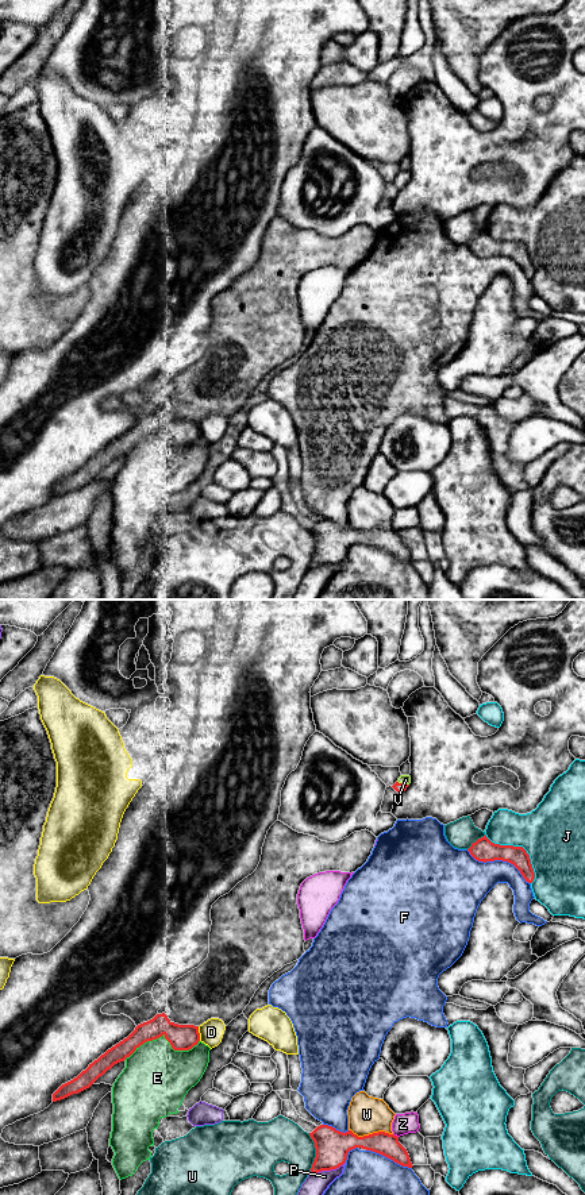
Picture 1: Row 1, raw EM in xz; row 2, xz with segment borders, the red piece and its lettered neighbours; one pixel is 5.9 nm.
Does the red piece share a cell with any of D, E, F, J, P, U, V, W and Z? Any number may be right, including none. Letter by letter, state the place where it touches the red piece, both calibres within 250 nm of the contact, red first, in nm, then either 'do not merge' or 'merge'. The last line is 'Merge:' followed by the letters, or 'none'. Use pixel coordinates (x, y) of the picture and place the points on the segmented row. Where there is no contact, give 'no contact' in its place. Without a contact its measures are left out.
D: xz (199, 1033) | 160/140 nm | do not merge
E: xz (162, 1034) | 160/380 nm | do not merge
F: xz (499, 859) | 140/300 nm | do not merge
J: xz (522, 847) | 140/380 nm | do not merge
P: xz (327, 1170) | 200/130 nm | do not merge
U: xz (316, 1153) | 200/260 nm | do not merge
V: xz (403, 783) | 60/50 nm | merge
W: xz (370, 1134) | 200/220 nm | do not merge
Z: xz (396, 1136) | 140/130 nm | do not merge
Merge: V

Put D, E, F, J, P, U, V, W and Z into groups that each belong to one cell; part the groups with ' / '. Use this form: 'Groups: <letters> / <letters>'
Groups: D / E / F / J / P / U / V / W / Z

